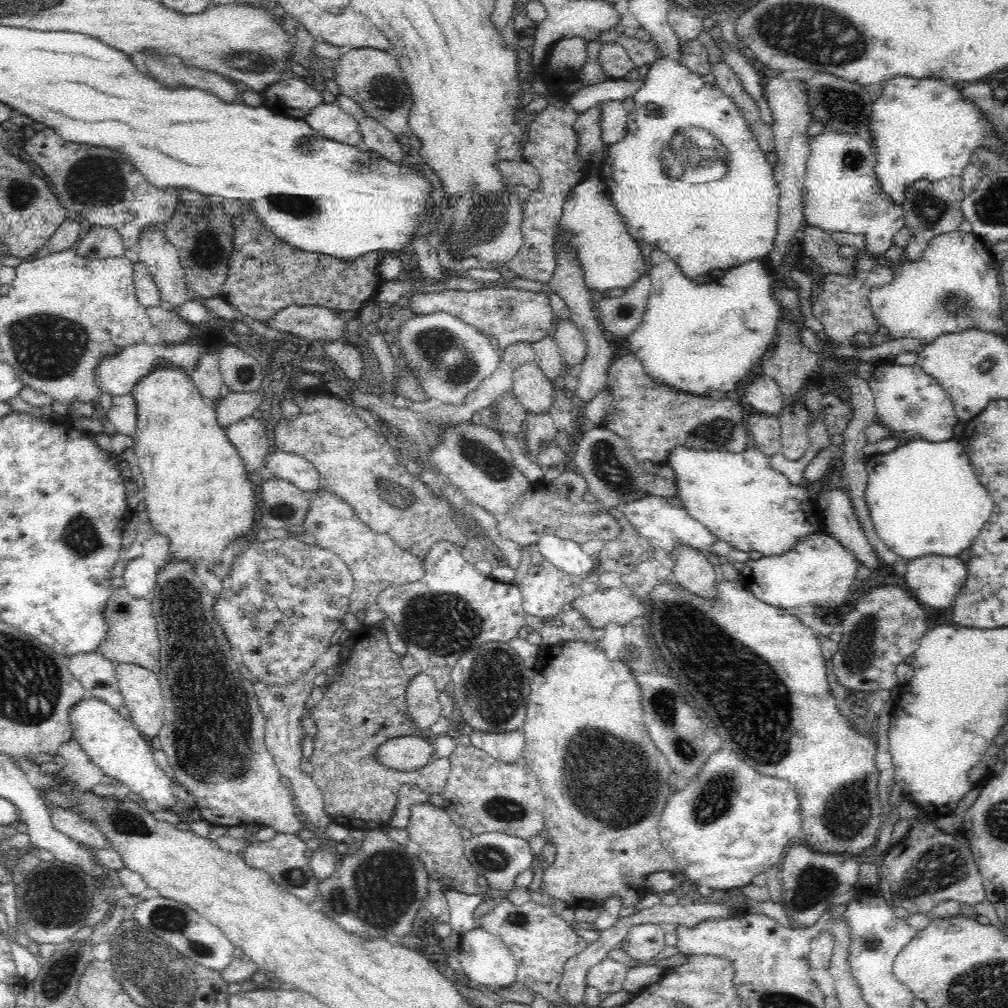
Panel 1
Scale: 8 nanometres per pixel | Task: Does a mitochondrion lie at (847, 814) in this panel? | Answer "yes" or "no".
yes

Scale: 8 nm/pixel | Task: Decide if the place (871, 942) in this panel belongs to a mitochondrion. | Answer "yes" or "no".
yes

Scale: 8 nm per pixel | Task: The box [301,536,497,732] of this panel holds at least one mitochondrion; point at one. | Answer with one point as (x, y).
(439, 624)

